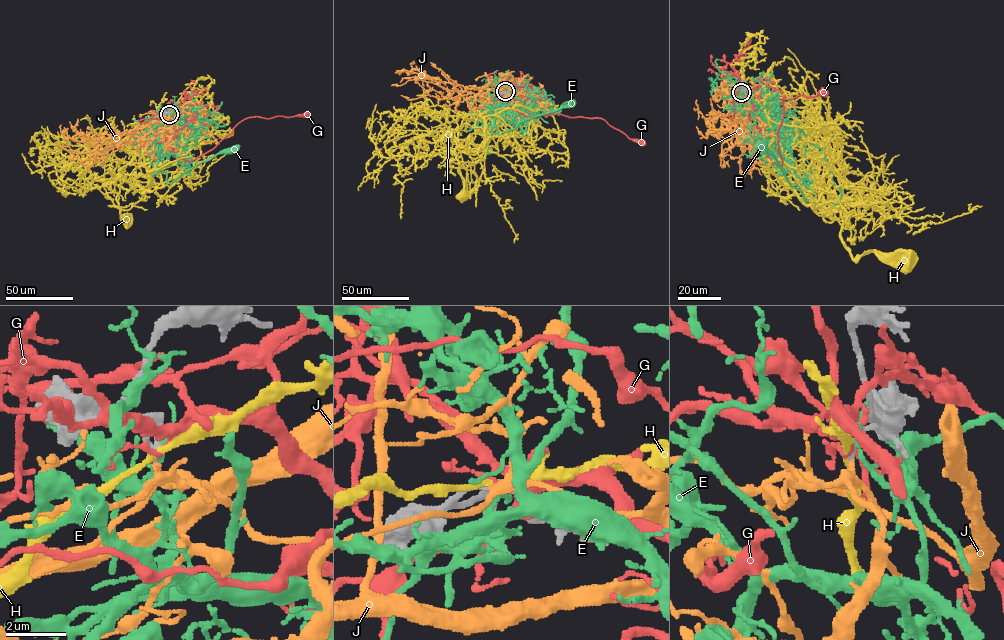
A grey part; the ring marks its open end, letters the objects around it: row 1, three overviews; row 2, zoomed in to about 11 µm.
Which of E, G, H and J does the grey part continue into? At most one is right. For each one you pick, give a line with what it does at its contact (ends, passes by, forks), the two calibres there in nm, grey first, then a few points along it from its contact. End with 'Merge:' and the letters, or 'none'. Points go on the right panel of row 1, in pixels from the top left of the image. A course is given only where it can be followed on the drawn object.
J: it passes by | 130/260 nm | via (740, 92), (750, 104), (744, 119), (754, 156), (749, 173), (755, 159), (748, 139)
Merge: J

